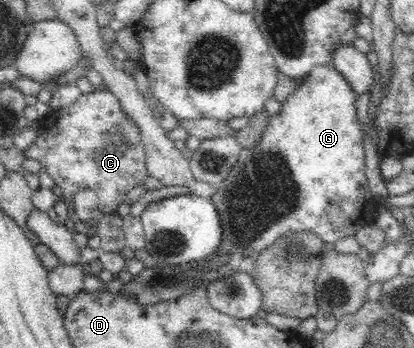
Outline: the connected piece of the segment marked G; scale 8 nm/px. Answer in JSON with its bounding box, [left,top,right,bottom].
[117,64,378,308]

